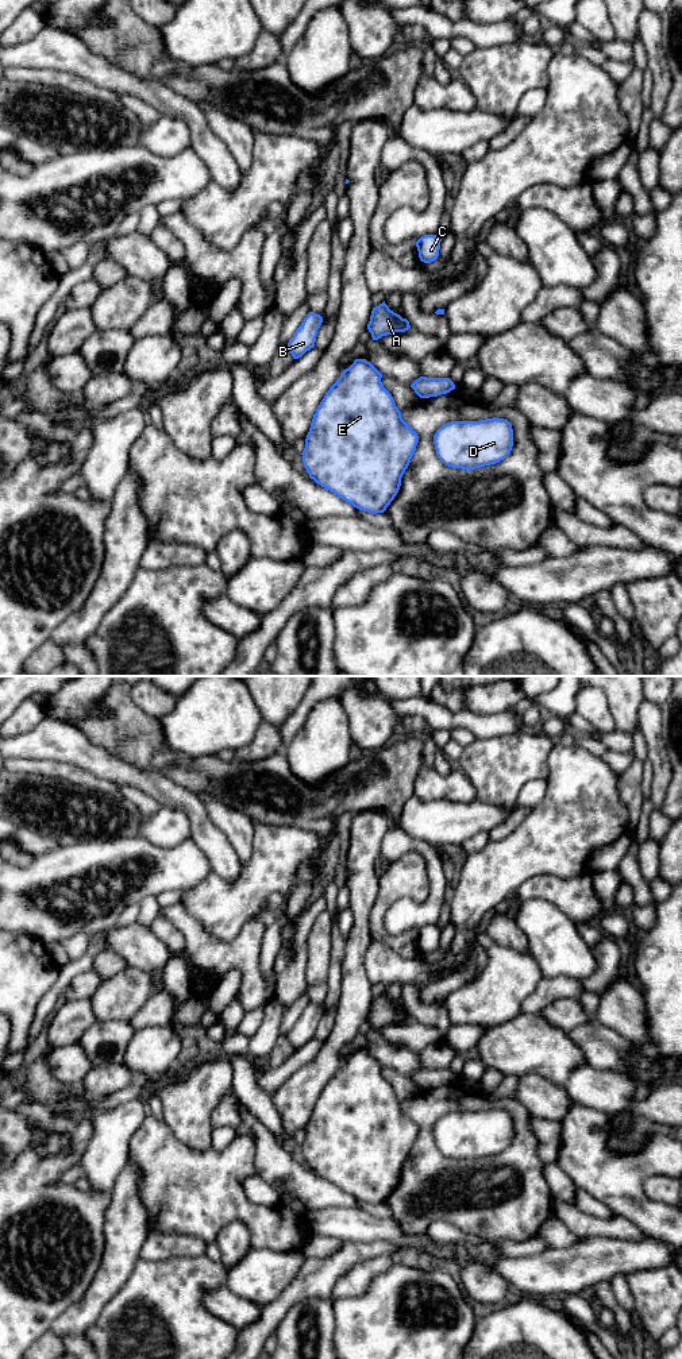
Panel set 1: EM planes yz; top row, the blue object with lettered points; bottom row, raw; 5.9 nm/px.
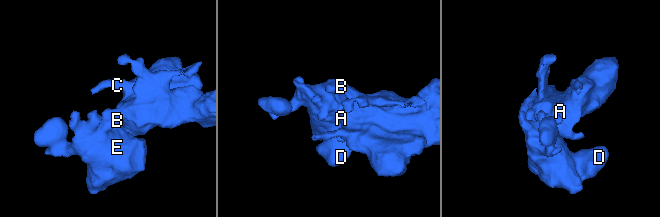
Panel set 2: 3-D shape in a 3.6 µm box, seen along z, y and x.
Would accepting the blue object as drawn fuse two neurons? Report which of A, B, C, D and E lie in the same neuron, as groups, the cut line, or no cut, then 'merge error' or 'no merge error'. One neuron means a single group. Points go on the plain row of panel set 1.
A B C D E | no cut | no merge error

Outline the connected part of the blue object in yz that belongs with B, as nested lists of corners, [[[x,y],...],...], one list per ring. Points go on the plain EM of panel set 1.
[[[309,1003],[301,1016],[294,1023],[293,1028],[288,1034],[288,1039],[293,1050],[301,1049],[307,1042],[315,1038],[317,1020],[323,1014],[323,1008],[313,1003]]]

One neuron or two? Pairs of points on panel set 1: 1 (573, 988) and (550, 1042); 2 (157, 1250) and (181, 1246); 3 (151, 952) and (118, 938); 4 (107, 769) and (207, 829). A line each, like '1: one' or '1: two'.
1: two
2: one
3: one
4: one

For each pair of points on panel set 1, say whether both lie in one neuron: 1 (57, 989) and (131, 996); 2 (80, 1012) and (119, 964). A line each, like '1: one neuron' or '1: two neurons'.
1: two neurons
2: two neurons

